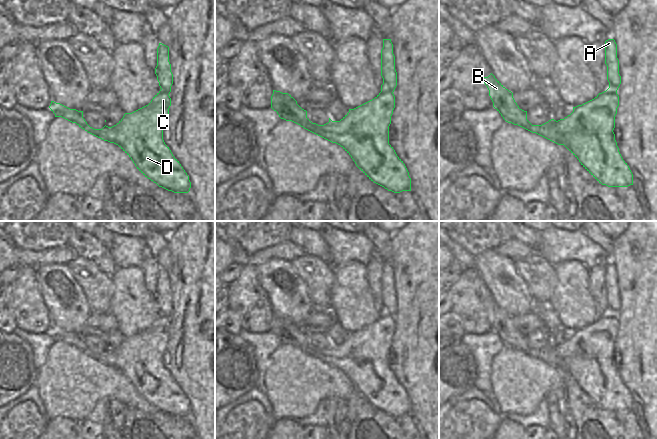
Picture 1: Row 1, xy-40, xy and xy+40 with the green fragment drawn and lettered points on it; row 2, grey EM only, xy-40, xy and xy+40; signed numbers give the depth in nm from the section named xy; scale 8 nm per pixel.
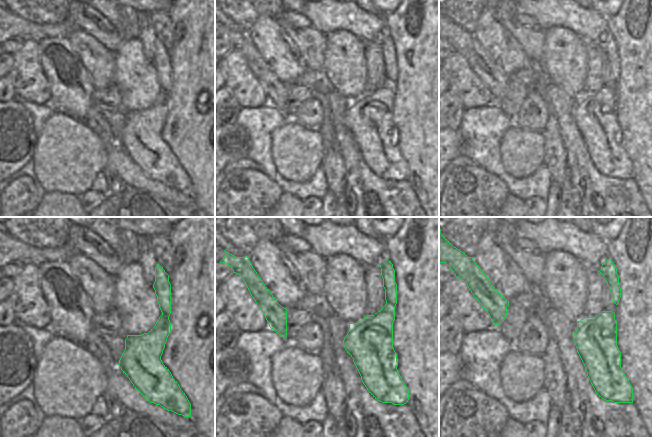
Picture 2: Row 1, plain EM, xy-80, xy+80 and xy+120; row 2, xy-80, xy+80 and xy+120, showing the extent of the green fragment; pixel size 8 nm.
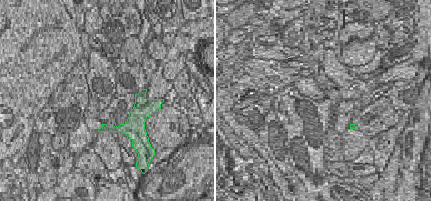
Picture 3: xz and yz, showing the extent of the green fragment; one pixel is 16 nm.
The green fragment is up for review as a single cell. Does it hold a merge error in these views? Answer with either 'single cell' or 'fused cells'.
single cell

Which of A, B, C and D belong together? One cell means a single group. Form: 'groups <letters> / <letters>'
groups A B C D

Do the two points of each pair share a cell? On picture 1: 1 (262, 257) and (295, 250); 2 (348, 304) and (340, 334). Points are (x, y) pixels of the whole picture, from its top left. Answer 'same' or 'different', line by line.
1: same
2: different

